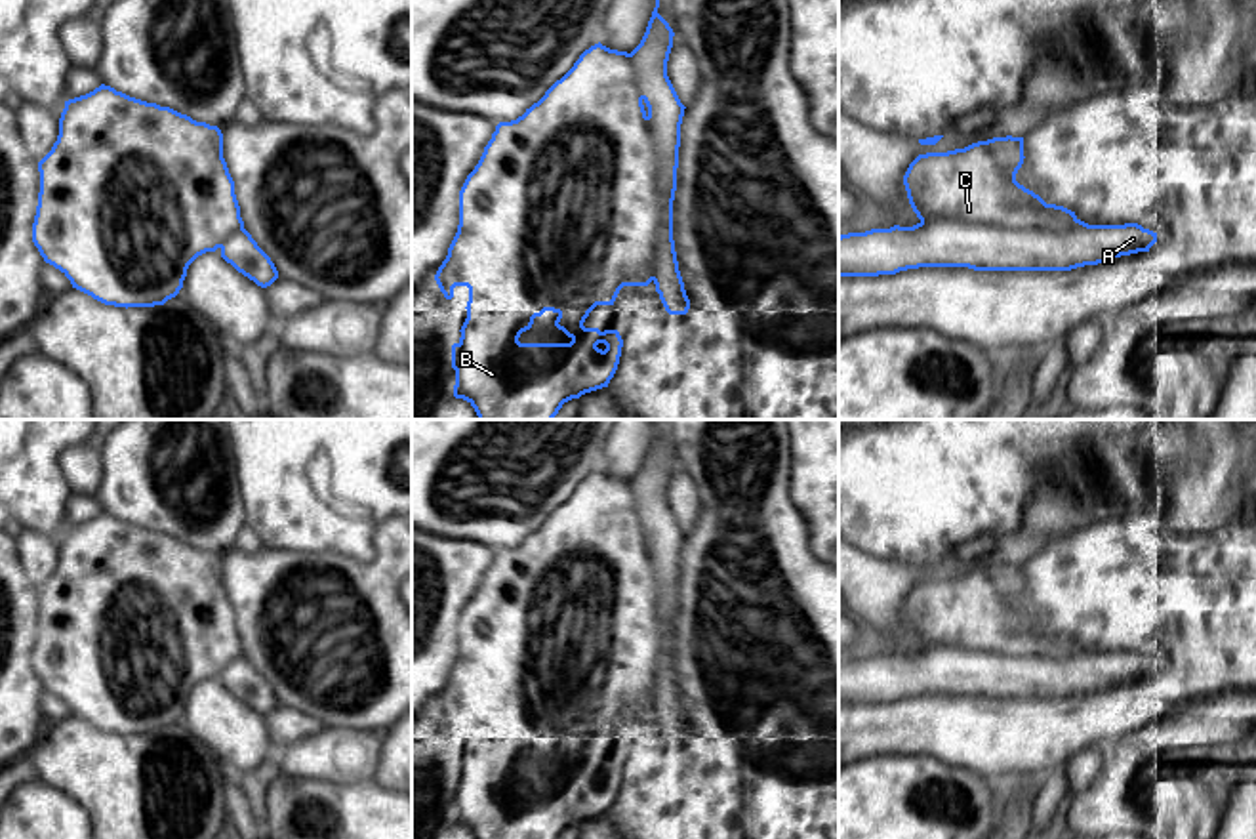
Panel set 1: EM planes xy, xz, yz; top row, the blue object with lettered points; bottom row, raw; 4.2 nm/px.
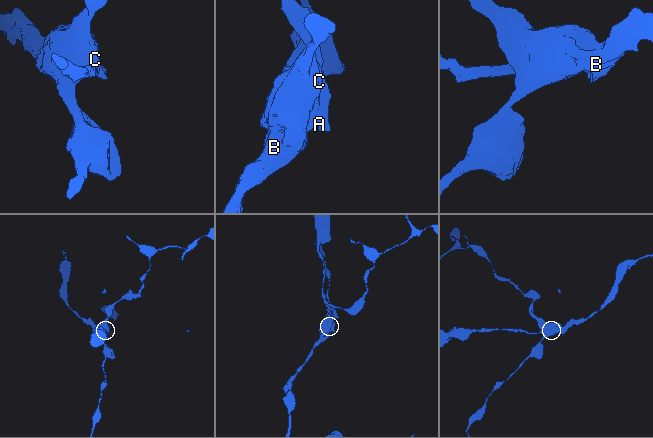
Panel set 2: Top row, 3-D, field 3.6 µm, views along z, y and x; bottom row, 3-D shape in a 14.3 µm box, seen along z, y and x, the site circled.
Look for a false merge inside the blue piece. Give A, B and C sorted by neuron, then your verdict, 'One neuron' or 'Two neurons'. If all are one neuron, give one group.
Groups: A / B C. Two neurons

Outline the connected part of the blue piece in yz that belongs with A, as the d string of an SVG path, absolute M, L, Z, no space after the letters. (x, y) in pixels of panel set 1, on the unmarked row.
M921 648L839 664L839 704L896 702L919 694L1071 698L1149 679L1157 660L1138 650L1046 660L968 648Z

